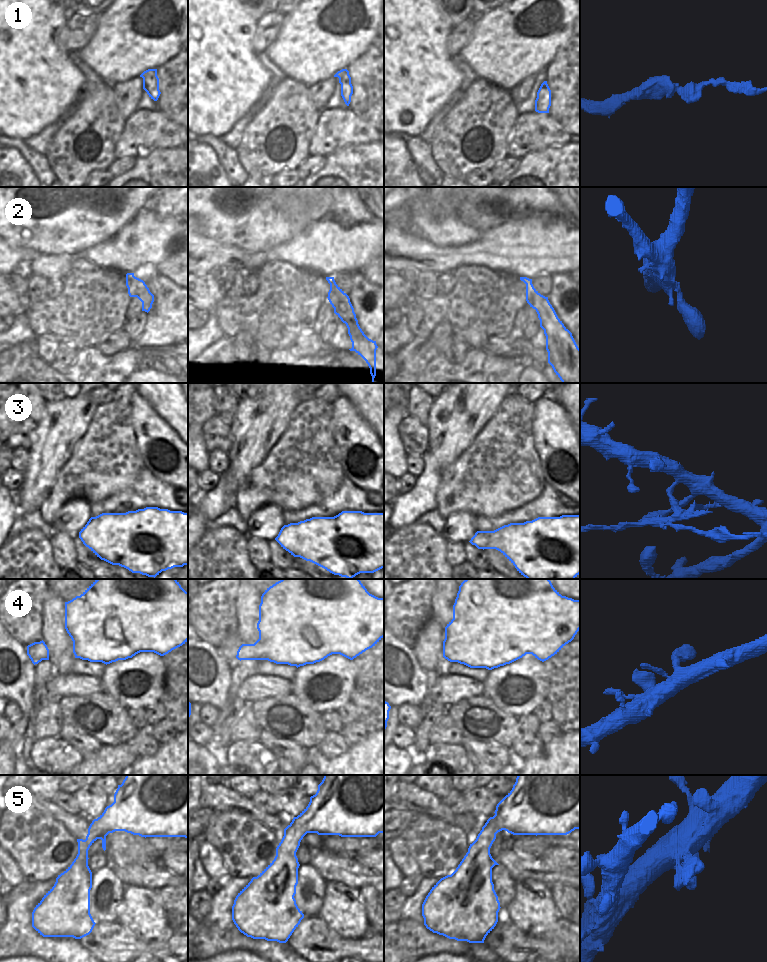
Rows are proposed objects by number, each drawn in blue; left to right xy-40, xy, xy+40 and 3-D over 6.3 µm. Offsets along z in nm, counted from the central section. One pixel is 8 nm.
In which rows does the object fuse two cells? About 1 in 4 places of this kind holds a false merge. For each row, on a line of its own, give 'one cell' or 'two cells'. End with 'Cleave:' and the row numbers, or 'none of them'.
1: one cell
2: one cell
3: two cells
4: one cell
5: one cell
Cleave: 3

